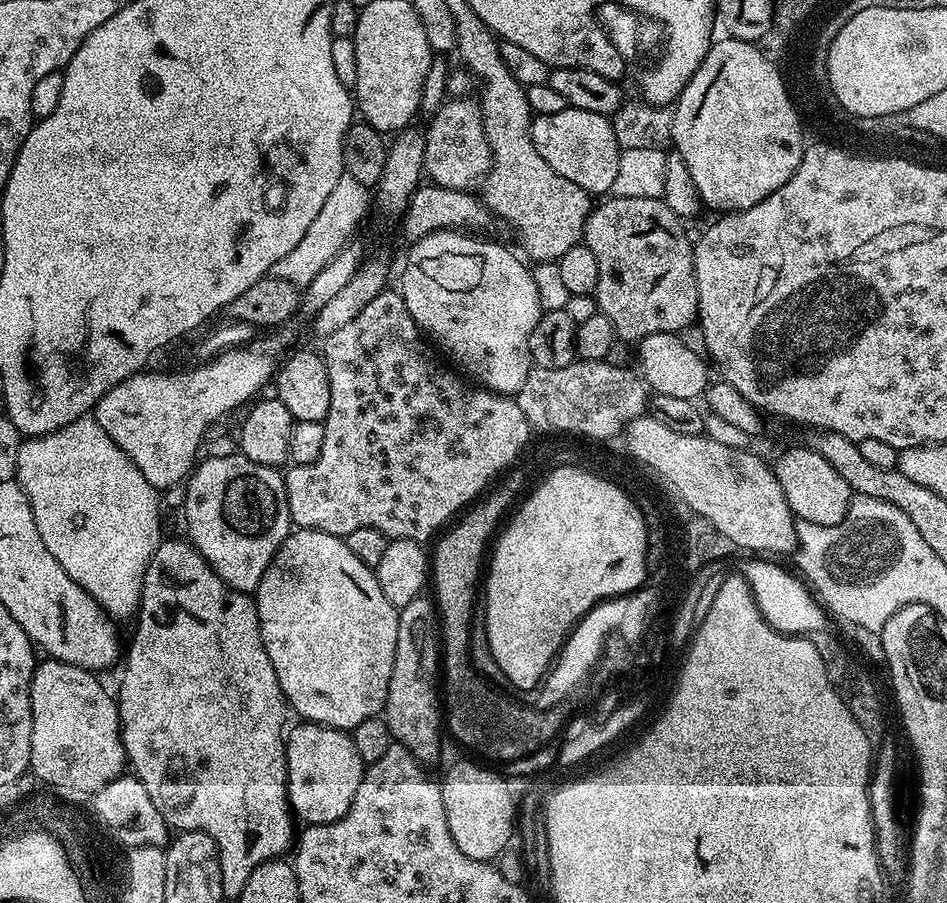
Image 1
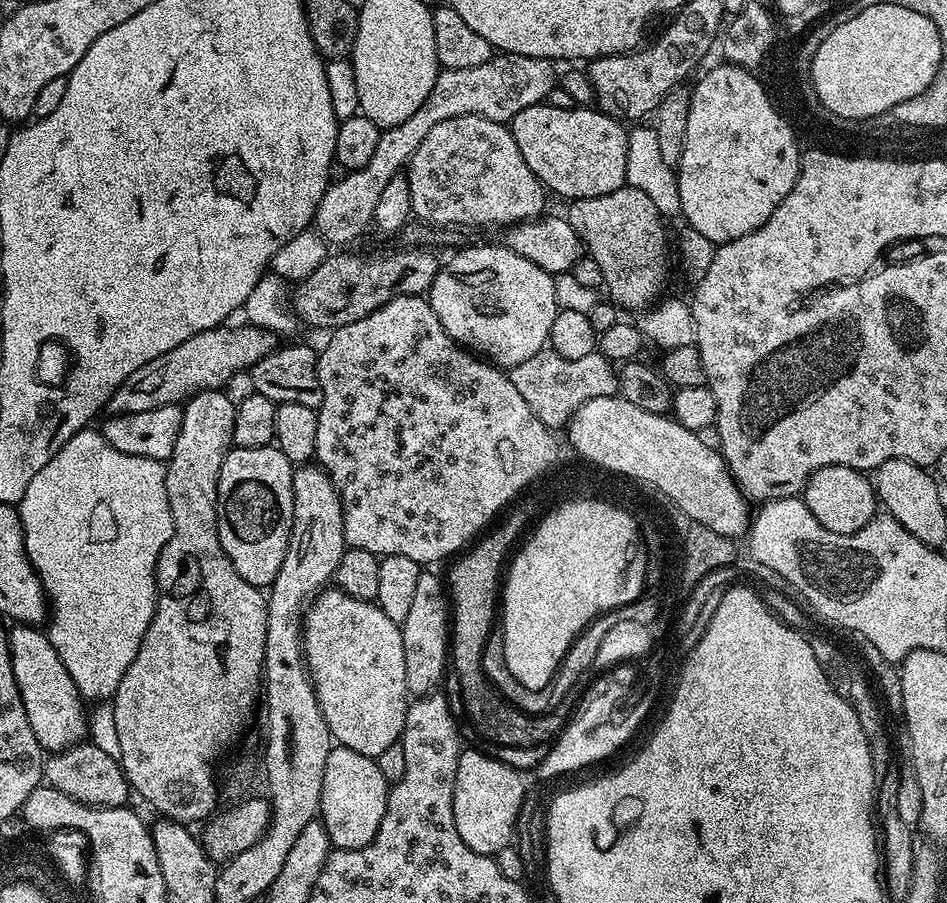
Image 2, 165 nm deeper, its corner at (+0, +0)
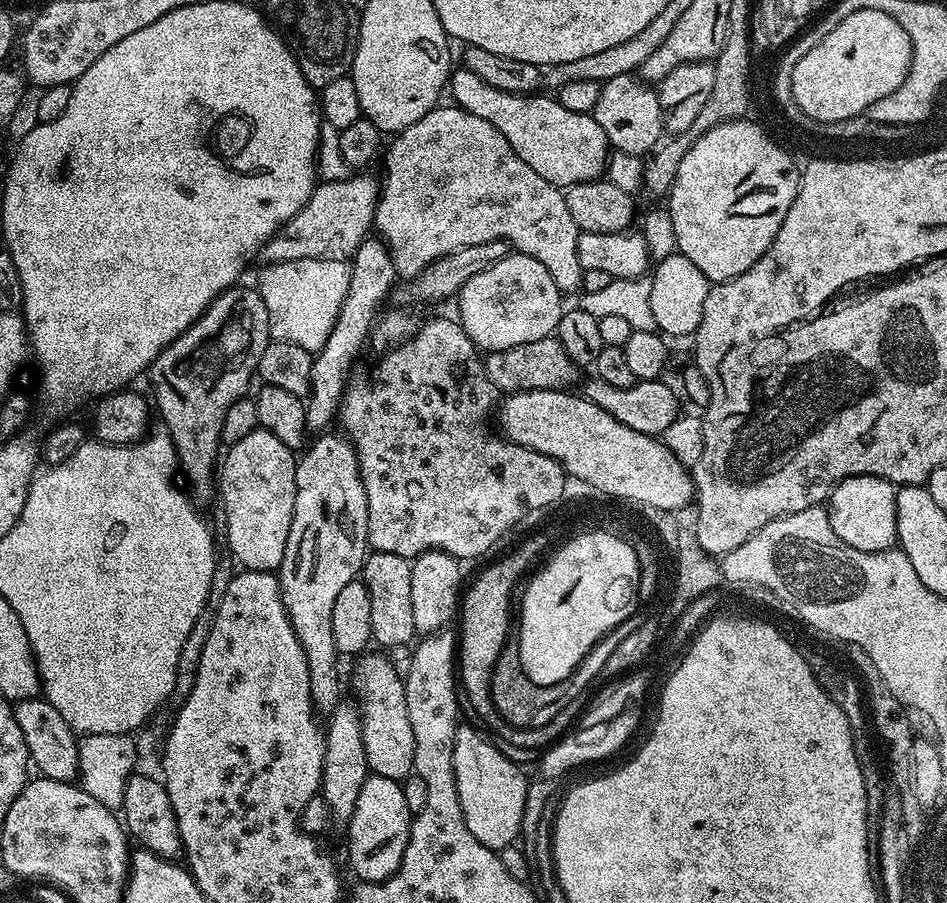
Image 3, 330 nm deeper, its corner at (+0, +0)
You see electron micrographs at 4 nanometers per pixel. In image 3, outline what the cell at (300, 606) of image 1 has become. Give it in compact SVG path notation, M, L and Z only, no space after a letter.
M364 654L359 657L360 665L356 668L356 692L360 695L360 700L358 699L360 729L368 766L375 775L403 782L414 772L412 766L414 762L414 729L410 727L410 710L406 706L404 682L401 673L399 671L396 673L395 666L386 657L368 655Z

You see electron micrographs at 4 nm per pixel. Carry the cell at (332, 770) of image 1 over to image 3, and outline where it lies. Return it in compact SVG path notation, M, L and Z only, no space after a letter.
M369 774L358 790L354 814L348 819L348 864L356 871L356 880L365 884L380 884L398 870L406 842L410 838L414 813L406 806L401 781Z

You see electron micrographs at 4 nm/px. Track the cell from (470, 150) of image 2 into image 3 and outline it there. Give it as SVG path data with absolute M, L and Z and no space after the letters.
M437 106L433 108L430 114L426 114L426 118L418 118L418 122L414 122L414 126L395 133L391 137L392 145L389 148L387 145L382 152L384 176L382 175L380 186L380 200L376 204L374 228L379 239L383 240L388 248L388 253L392 255L397 277L411 278L418 276L426 270L428 264L433 264L435 260L446 254L454 254L462 246L478 246L478 242L507 240L519 255L538 258L538 262L542 262L542 266L546 266L546 270L550 270L550 278L554 278L554 282L562 294L568 294L568 292L579 293L581 291L580 283L584 277L584 267L580 265L576 253L581 230L574 222L574 218L570 218L570 210L566 210L564 192L557 188L556 185L546 182L546 178L542 178L542 174L534 174L534 170L530 170L530 166L526 166L526 162L522 162L522 158L518 158L518 154L514 154L510 142L506 142L506 138L502 138L502 134L498 134L498 130L494 130L494 126L490 126L490 122L486 122L486 118L478 118L478 114L470 114L466 110L455 106L444 107Z

